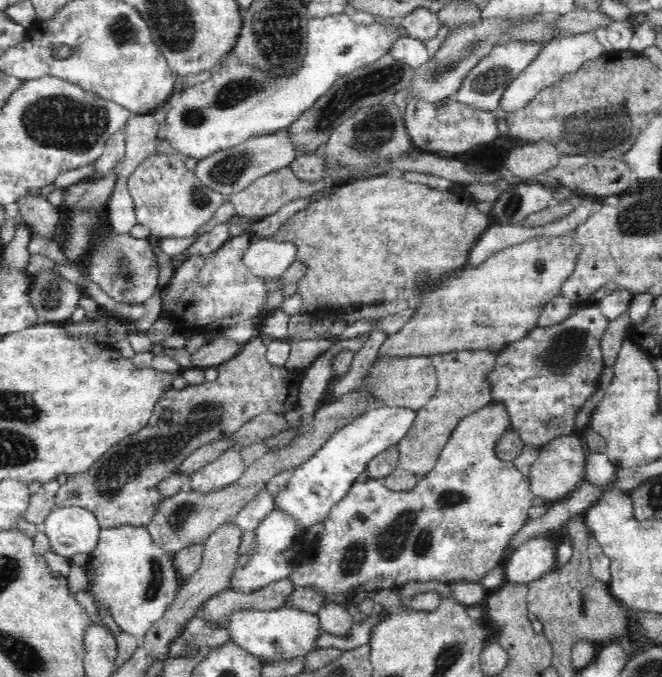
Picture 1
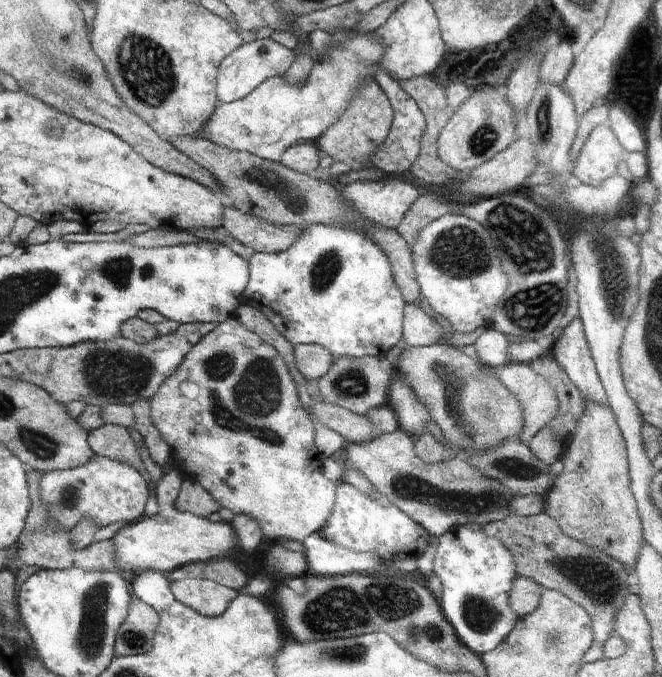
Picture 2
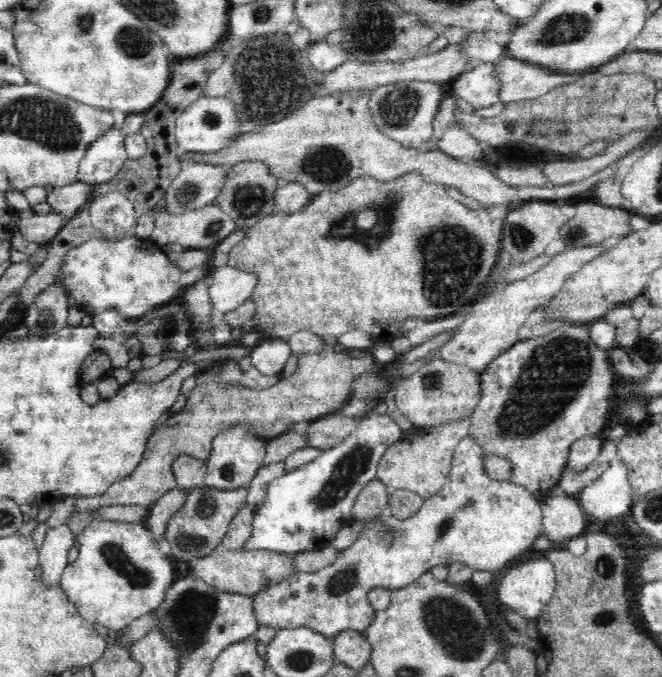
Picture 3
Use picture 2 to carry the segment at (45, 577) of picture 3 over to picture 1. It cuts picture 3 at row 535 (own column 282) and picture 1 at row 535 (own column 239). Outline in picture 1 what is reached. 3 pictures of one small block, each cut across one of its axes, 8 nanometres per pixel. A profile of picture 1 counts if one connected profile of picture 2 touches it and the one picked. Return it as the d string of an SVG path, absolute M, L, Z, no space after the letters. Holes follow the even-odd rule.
M79 506L56 507L44 522L41 528L48 539L50 539L50 549L52 552L64 556L66 558L74 556L74 554L87 554L94 550L94 546L98 544L100 534L100 523L96 519L96 515L88 509Z

